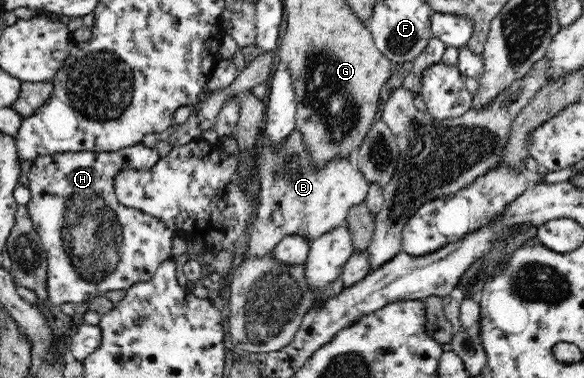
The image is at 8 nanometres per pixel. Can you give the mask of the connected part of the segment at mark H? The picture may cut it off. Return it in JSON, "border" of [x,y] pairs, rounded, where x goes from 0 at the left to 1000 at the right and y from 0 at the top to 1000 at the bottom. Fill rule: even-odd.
{"border":[[[238,376],[224,389],[204,392],[200,399],[106,399],[98,407],[63,415],[63,421],[55,429],[51,452],[43,468],[41,489],[53,513],[53,524],[46,537],[46,550],[50,550],[50,566],[53,566],[53,582],[57,582],[57,601],[74,640],[74,653],[79,669],[80,717],[77,749],[80,757],[79,828],[82,828],[82,833],[87,833],[87,823],[96,817],[101,823],[101,812],[103,807],[108,807],[108,802],[130,802],[132,807],[137,807],[137,802],[146,794],[154,796],[166,783],[170,770],[217,765],[228,751],[238,746],[255,749],[255,743],[262,738],[265,714],[272,706],[272,698],[295,685],[296,635],[303,627],[303,622],[300,622],[298,611],[286,598],[286,587],[279,585],[279,577],[272,577],[272,571],[259,571],[259,566],[252,566],[231,548],[207,542],[204,529],[199,524],[199,505],[193,492],[195,468],[209,442],[228,439],[235,444],[253,444],[259,442],[272,418],[274,413],[265,392],[265,384],[257,389],[247,376]]]}

